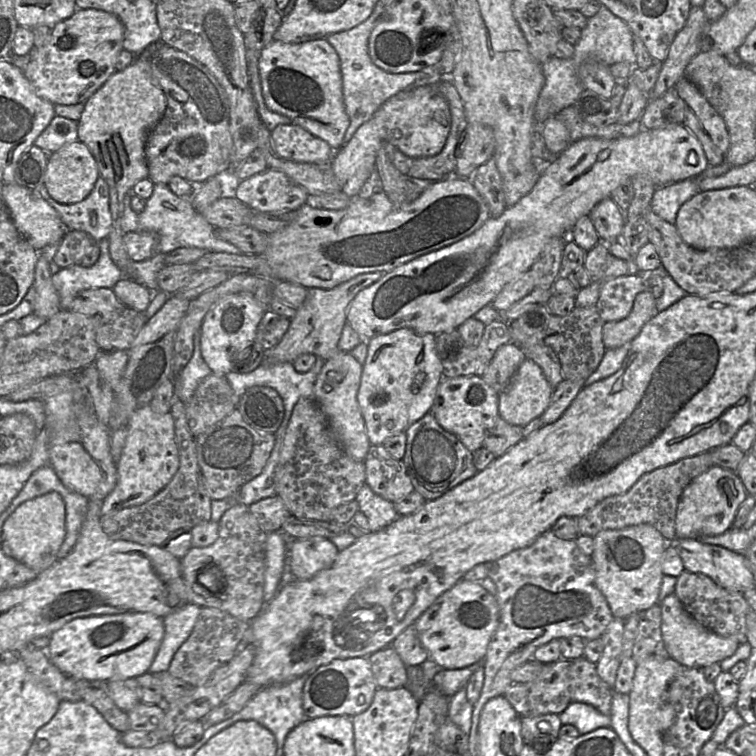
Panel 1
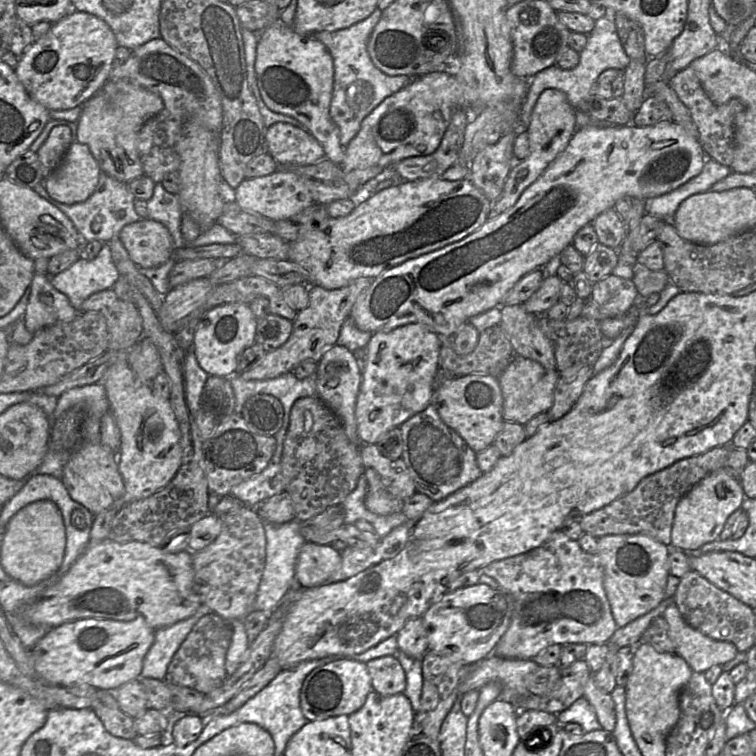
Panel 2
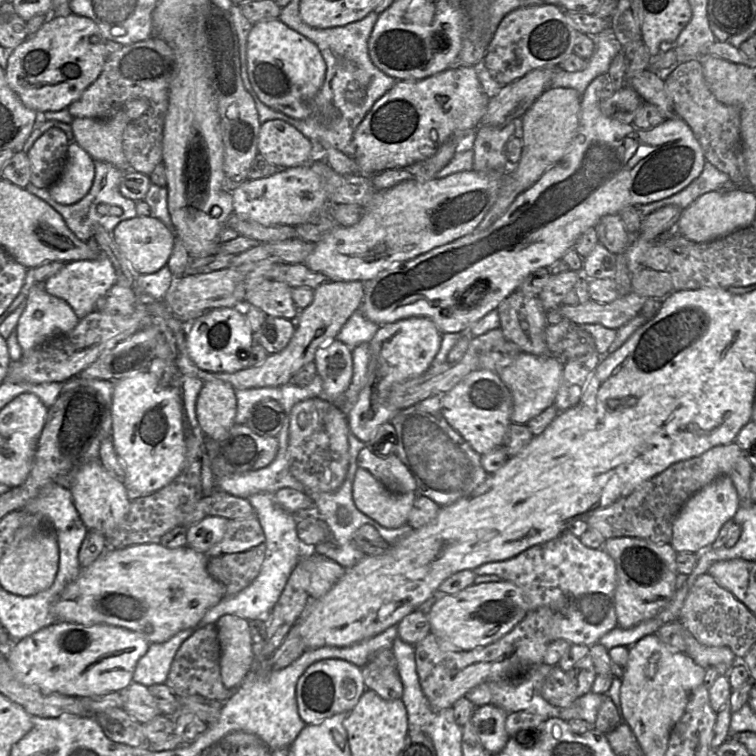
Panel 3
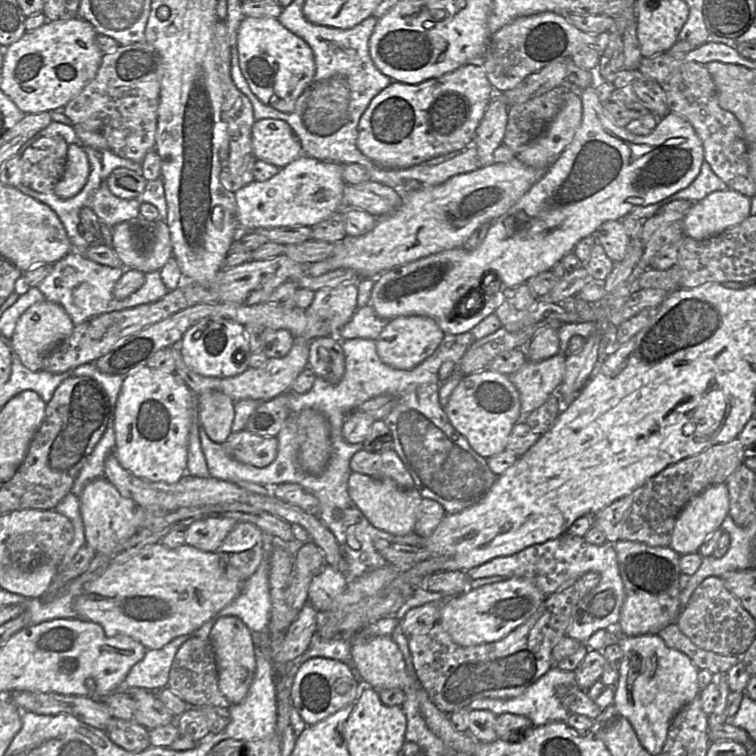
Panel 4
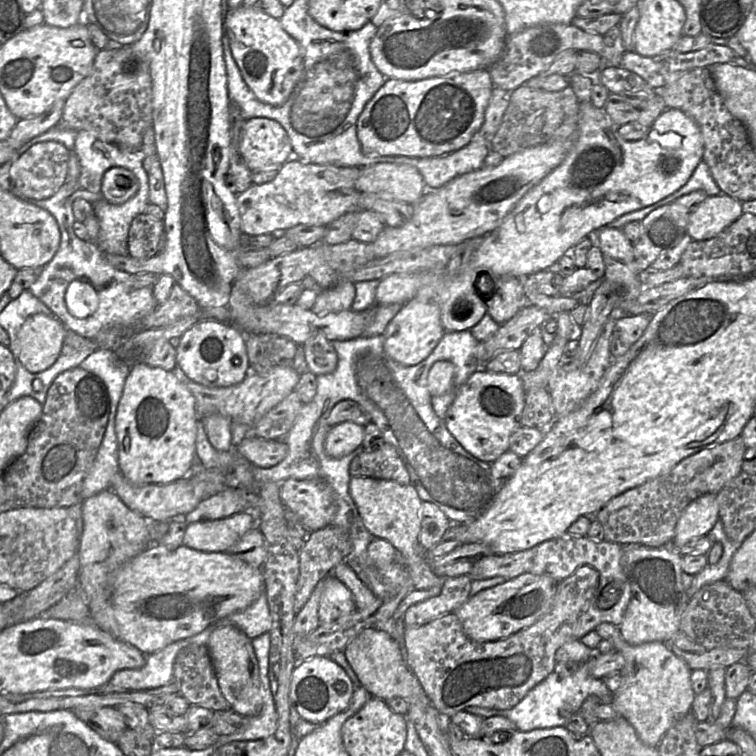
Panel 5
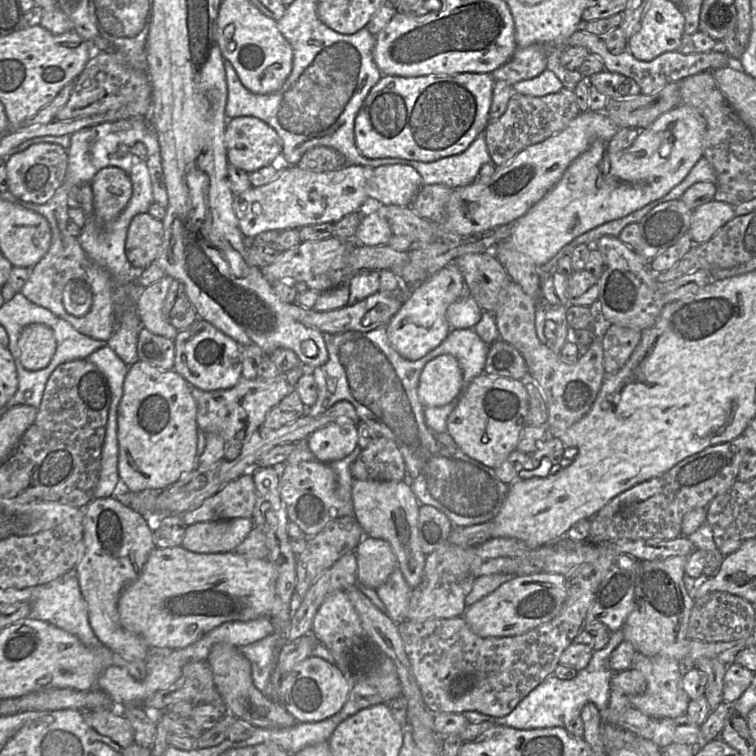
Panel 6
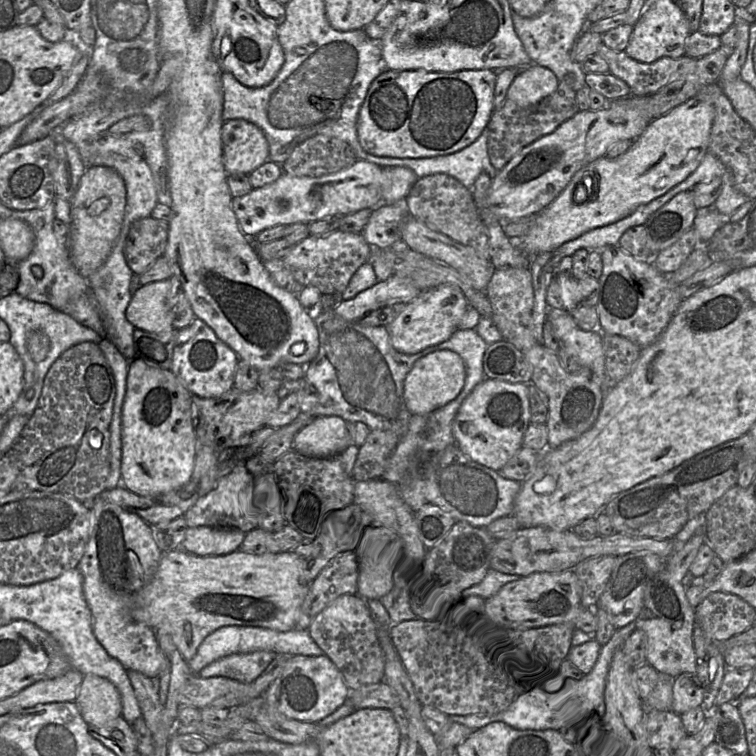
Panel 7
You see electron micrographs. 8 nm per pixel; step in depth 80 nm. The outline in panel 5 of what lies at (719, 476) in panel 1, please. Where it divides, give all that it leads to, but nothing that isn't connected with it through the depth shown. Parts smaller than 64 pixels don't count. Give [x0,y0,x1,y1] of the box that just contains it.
[673,493,719,547]

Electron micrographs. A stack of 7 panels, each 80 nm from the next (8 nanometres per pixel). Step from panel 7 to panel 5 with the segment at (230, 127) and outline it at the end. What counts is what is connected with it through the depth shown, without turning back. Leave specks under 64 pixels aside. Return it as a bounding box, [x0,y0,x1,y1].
[239,117,293,171]

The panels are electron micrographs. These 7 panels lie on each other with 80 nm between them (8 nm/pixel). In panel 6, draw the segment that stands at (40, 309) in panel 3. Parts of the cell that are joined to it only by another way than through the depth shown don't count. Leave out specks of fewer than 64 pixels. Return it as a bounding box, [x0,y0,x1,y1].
[20,323,56,371]

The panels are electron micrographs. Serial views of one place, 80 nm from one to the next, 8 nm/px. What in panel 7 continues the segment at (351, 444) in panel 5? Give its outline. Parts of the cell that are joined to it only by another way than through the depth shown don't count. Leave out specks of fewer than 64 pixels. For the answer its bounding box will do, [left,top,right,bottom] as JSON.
[293,416,352,457]

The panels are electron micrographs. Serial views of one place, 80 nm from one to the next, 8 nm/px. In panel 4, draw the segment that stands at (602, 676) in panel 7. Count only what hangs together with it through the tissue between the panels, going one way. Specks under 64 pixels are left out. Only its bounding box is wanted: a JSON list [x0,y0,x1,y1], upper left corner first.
[468,665,577,727]

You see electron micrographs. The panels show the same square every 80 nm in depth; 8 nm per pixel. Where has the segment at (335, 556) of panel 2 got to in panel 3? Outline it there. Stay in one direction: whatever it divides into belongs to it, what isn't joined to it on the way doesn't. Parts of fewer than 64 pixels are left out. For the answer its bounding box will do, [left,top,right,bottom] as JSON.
[309,554,345,599]

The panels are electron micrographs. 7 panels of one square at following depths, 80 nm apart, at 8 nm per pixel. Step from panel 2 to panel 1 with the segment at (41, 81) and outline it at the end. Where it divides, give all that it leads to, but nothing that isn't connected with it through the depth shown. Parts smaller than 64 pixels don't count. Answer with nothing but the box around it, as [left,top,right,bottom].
[23,8,124,105]

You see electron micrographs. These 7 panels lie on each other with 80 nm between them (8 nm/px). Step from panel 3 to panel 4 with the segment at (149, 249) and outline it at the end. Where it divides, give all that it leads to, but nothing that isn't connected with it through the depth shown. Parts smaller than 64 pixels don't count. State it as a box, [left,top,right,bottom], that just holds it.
[111,217,172,274]

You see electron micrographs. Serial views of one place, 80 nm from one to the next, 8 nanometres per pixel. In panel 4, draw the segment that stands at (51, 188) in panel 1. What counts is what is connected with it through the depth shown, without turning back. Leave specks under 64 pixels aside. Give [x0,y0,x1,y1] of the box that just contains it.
[54,143,90,199]

